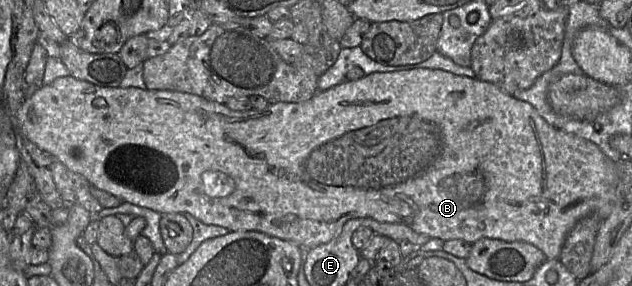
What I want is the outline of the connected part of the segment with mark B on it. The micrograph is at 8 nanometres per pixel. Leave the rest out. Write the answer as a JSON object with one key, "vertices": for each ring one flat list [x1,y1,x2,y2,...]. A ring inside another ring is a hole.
{"vertices":[[414,68,365,74,357,80,345,80,327,90,317,91,306,101,278,102,268,104,263,110,245,112,230,110,225,104,191,93,100,87,73,76,65,76,43,85,25,99,16,113,16,120,20,131,39,149,59,160,70,171,84,176,93,187,123,202,160,214,188,213,203,224,220,226,229,232,258,231,292,242,304,250,331,241,350,219,370,218,378,222,403,224,419,234,442,241,462,239,470,244,481,238,524,241,539,248,547,259,556,259,566,236,580,219,596,214,604,220,615,203,616,162,609,159,596,144,552,126,531,104,490,82,440,69]]}

